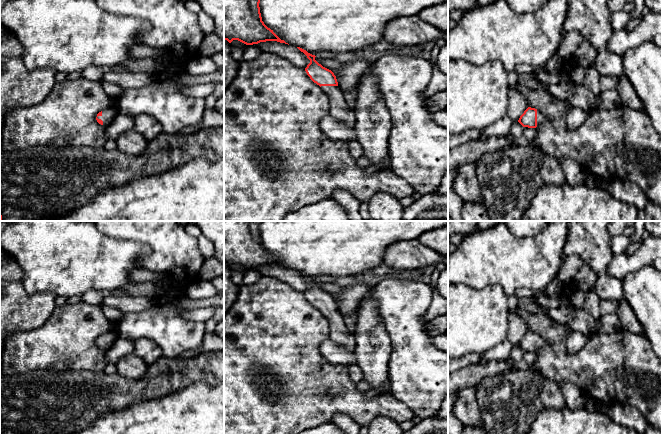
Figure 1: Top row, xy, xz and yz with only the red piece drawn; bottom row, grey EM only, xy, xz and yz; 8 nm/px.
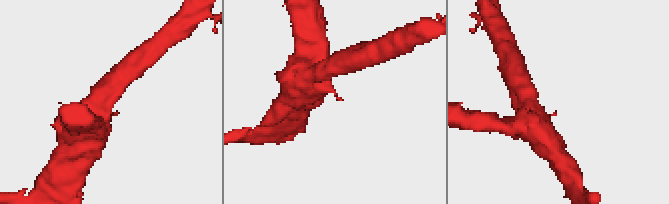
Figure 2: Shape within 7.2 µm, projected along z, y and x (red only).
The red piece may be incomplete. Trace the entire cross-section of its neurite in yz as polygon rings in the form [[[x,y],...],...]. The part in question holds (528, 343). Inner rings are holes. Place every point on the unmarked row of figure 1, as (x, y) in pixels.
[[[528,331],[524,337],[520,340],[518,346],[523,351],[536,352],[538,349],[546,344],[544,338],[535,332]]]

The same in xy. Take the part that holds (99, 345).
[[[107,332],[97,338],[96,344],[99,348],[108,350],[115,342],[117,335],[115,332]]]

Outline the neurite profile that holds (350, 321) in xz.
[[[364,299],[360,300],[356,311],[350,315],[350,316],[346,316],[344,317],[344,322],[345,322],[345,326],[346,328],[349,330],[349,332],[353,335],[356,334],[356,324],[357,324],[357,318],[358,318],[358,314],[359,314],[359,309],[361,304],[363,303]]]

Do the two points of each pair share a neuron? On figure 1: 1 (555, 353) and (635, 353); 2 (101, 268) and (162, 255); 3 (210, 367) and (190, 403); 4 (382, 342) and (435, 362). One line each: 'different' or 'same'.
1: same
2: different
3: different
4: different

